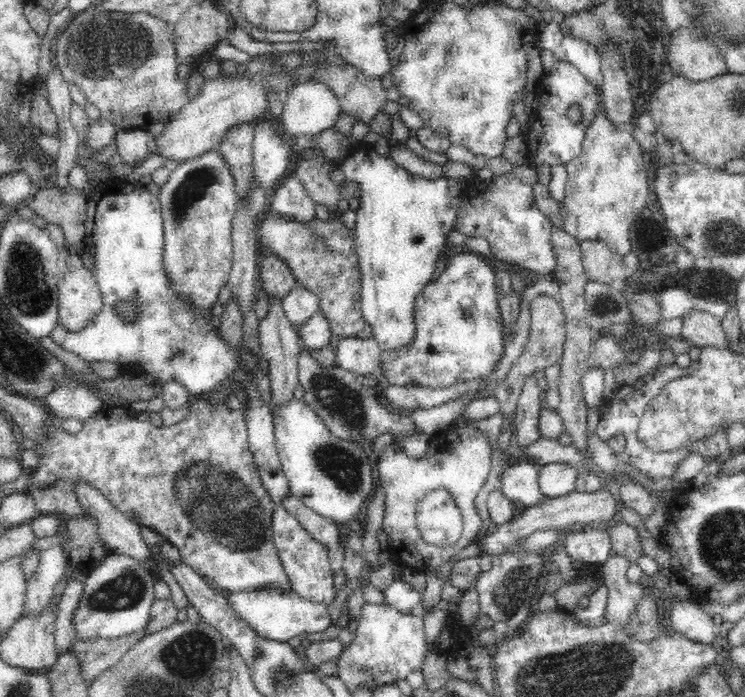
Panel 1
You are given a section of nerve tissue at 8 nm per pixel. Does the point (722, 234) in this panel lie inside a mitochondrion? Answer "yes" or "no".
yes

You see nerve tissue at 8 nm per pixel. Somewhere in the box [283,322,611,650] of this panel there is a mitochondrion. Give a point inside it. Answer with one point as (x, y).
(341, 401)

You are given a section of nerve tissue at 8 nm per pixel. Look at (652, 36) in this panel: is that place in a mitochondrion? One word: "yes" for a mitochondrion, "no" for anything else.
no

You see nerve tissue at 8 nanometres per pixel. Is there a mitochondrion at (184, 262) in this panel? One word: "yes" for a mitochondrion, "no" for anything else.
yes

